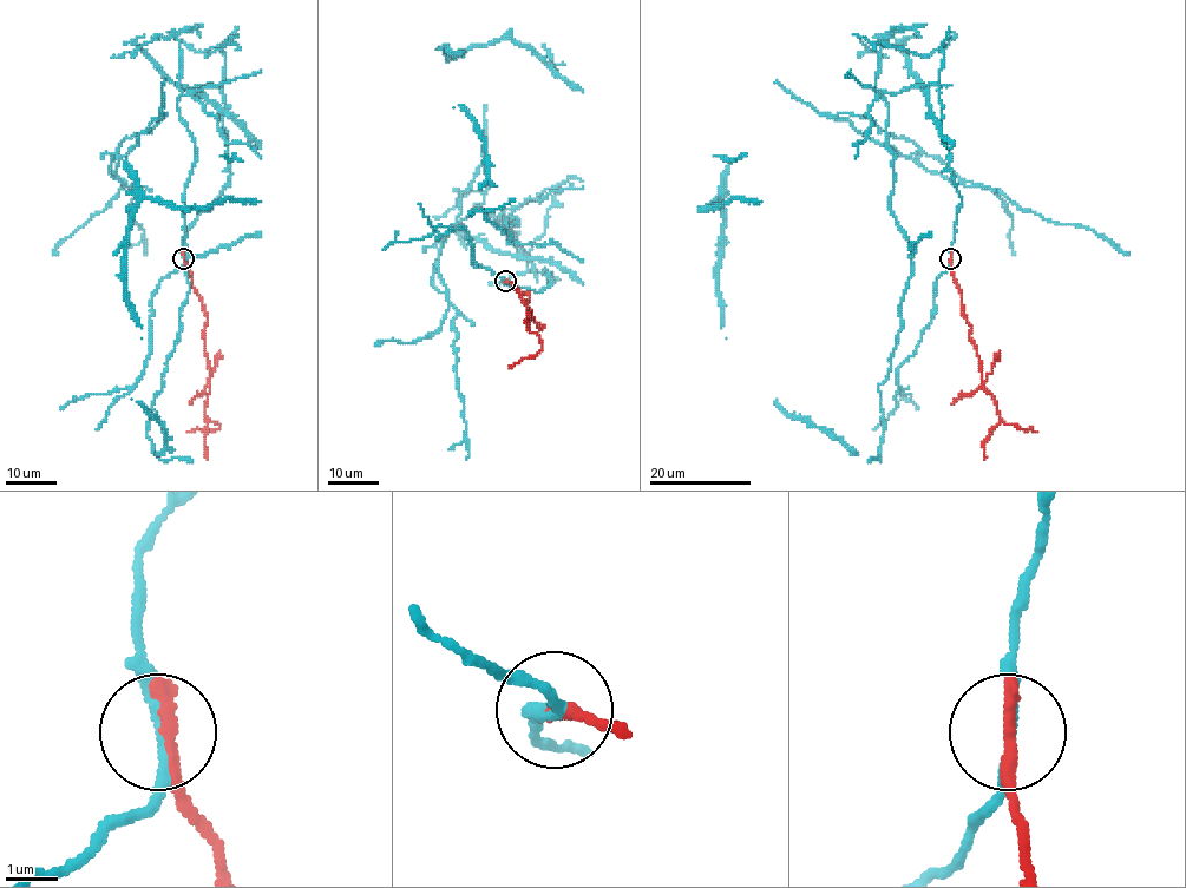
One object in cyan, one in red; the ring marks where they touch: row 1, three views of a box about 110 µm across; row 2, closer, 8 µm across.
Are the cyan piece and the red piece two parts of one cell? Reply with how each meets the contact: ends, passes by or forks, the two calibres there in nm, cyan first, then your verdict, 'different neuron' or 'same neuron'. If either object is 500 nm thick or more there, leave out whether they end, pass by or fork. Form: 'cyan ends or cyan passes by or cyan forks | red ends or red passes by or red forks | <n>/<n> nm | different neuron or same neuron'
cyan passes by | red ends | 160/360 nm | different neuron

